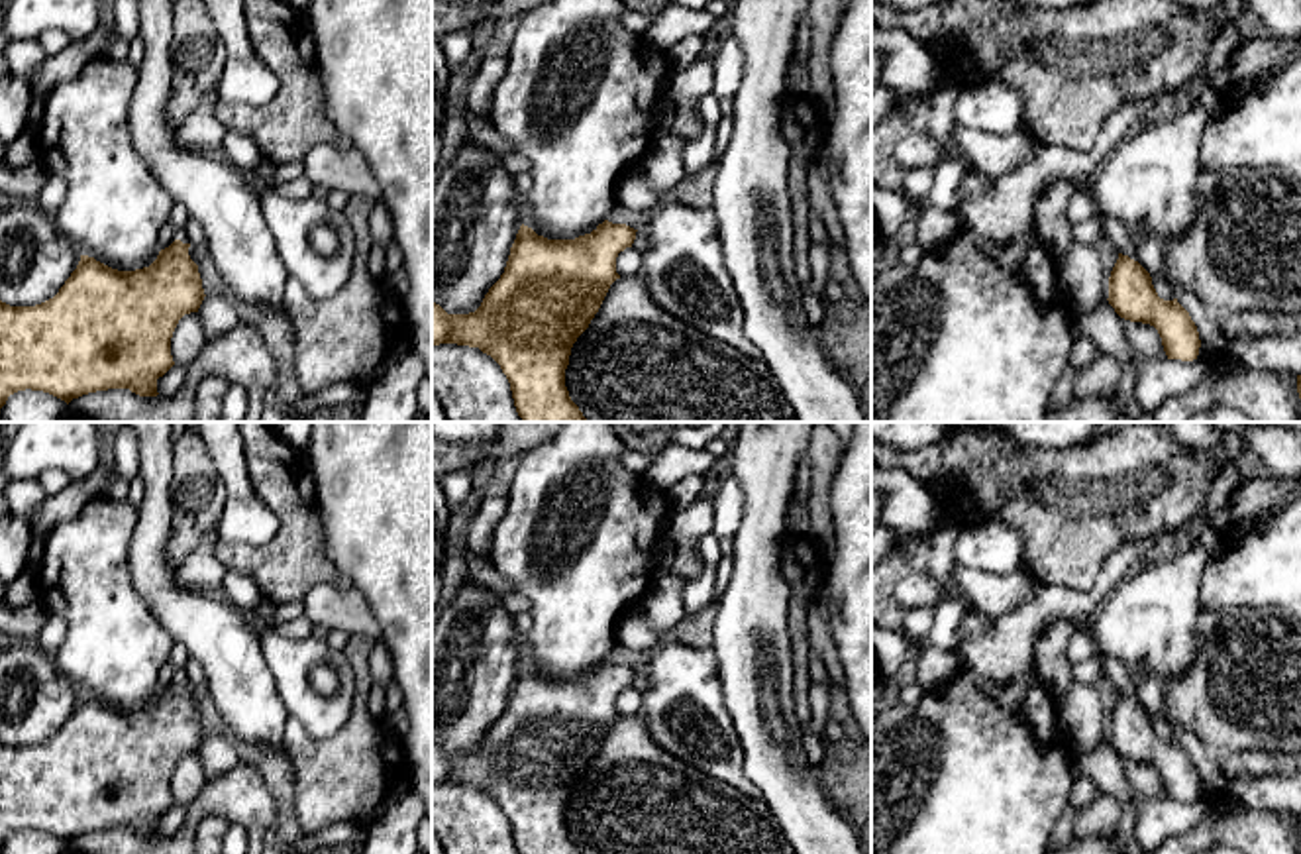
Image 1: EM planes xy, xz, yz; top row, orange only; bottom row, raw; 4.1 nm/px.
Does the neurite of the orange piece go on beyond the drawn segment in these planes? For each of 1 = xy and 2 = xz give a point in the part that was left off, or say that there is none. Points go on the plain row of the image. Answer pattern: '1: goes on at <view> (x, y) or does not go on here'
1: goes on at xy (181, 674)
2: does not go on here

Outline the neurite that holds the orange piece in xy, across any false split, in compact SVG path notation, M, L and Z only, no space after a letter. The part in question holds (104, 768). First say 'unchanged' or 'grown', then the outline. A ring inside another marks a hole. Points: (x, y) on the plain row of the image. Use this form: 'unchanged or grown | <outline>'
grown | M177 669L169 687L143 709L118 711L80 695L59 732L35 746L0 740L0 848L18 830L43 830L67 844L88 832L130 828L157 836L157 819L173 805L171 777L184 754L204 740L198 705L188 695L188 671Z

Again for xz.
unchanged | M604 660L575 679L547 679L520 666L500 719L469 754L447 754L432 742L432 785L479 787L506 815L518 854L583 854L565 827L571 787L620 719L616 697L636 679L634 667Z

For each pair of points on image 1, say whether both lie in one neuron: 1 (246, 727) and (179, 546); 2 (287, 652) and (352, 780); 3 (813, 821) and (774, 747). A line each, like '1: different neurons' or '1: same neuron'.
1: different neurons
2: different neurons
3: same neuron

